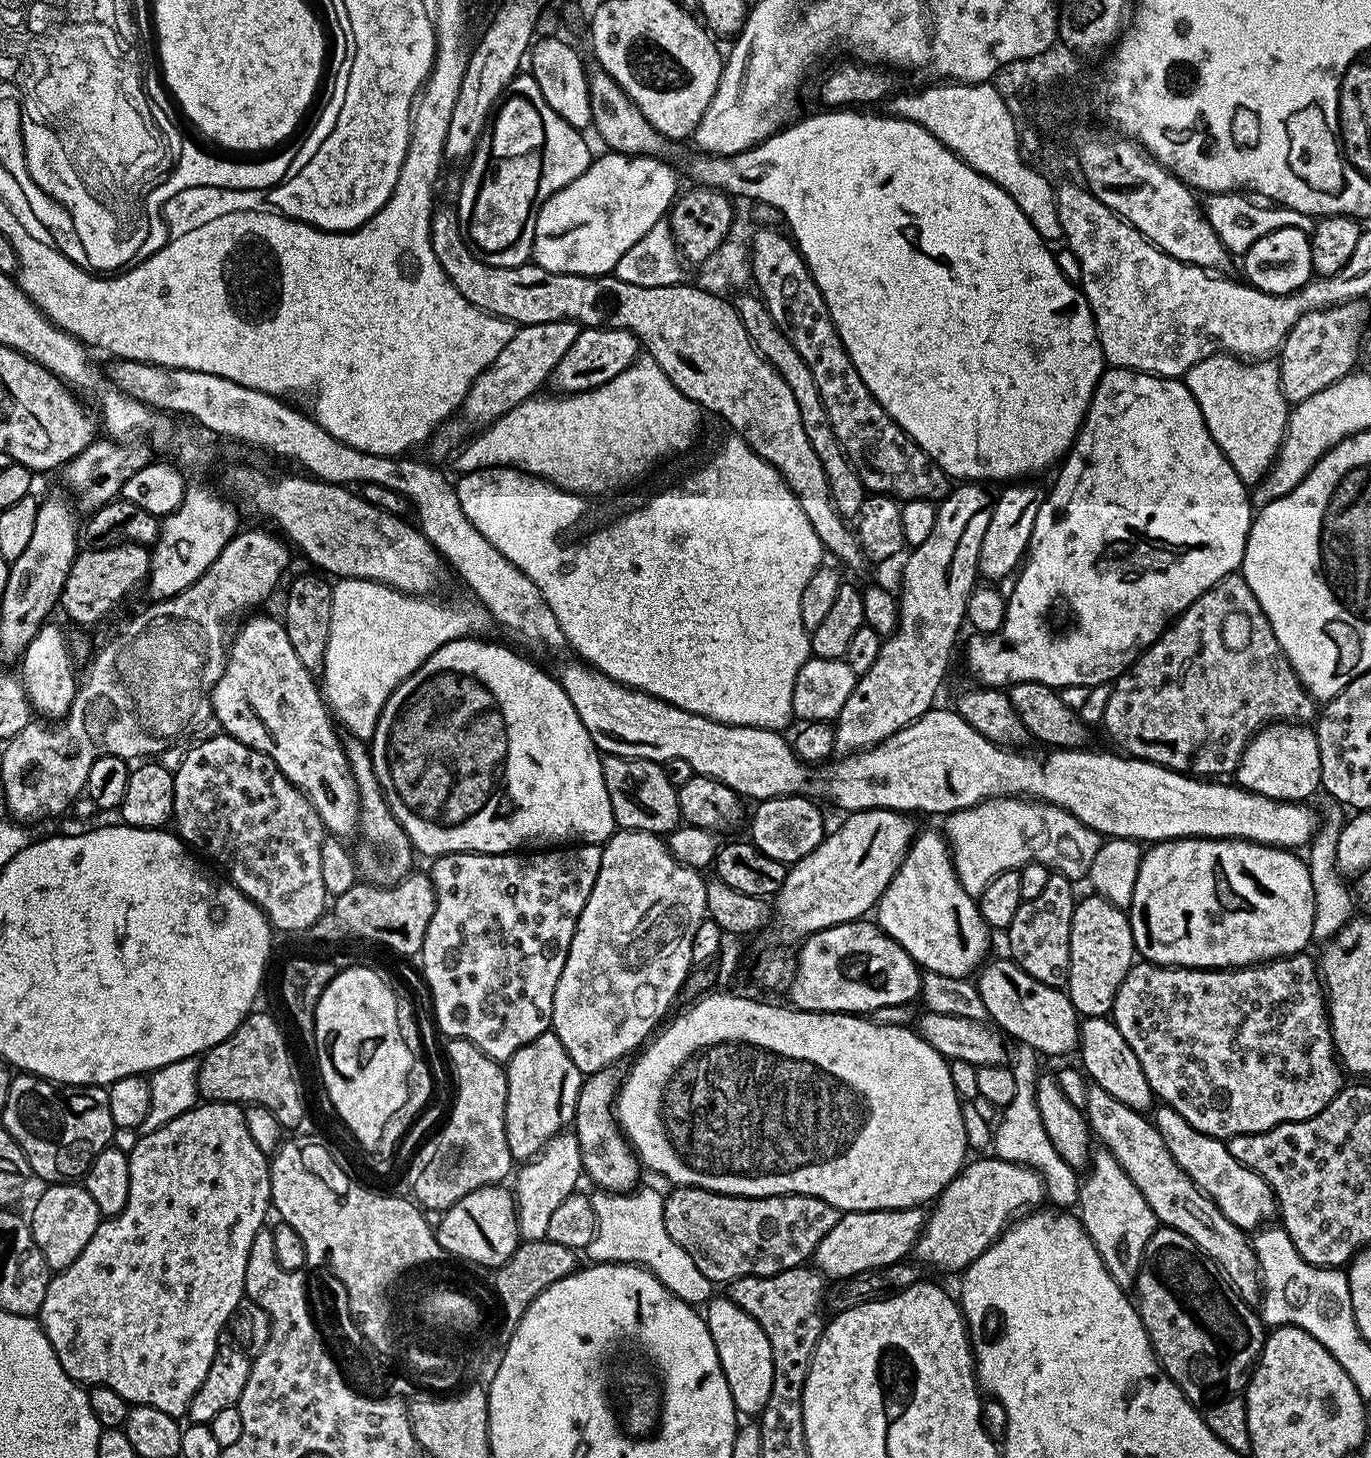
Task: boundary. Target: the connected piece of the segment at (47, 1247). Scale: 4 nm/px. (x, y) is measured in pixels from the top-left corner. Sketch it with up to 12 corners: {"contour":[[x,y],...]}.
{"contour":[[80,1182],[48,1184],[32,1237],[49,1269],[70,1266],[102,1219]]}

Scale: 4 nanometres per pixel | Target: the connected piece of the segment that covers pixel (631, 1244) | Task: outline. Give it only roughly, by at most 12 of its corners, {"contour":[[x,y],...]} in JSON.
{"contour":[[652,1188],[596,1190],[592,1262],[649,1268],[683,1300],[714,1284]]}

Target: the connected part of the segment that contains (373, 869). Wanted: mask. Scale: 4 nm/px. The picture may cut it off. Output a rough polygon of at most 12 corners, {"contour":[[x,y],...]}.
{"contour":[[343,741],[356,779],[361,881],[391,886],[414,849],[388,808],[369,745]]}

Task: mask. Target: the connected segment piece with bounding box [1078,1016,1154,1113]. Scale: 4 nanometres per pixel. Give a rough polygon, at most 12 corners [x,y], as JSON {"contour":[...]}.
{"contour":[[1111,1019],[1080,1020],[1079,1063],[1136,1112],[1154,1093]]}

